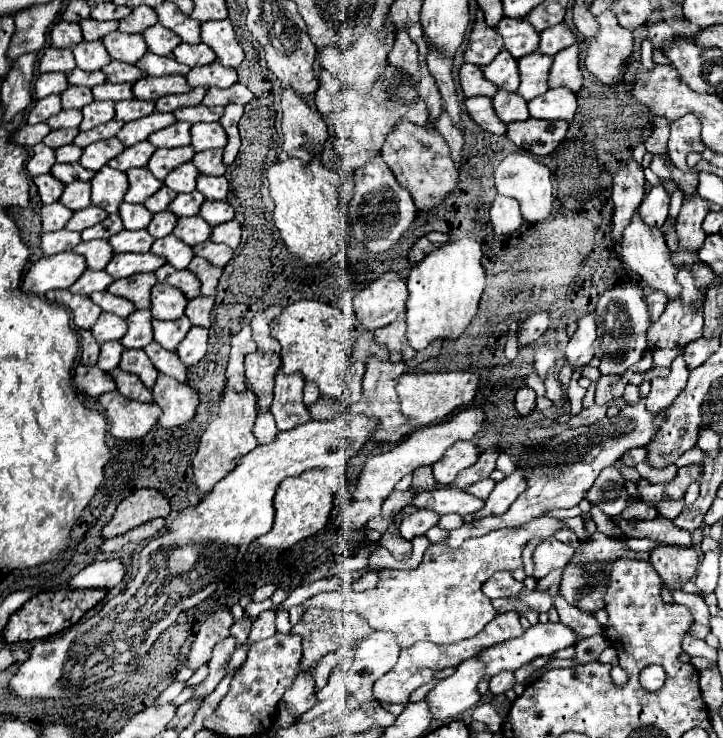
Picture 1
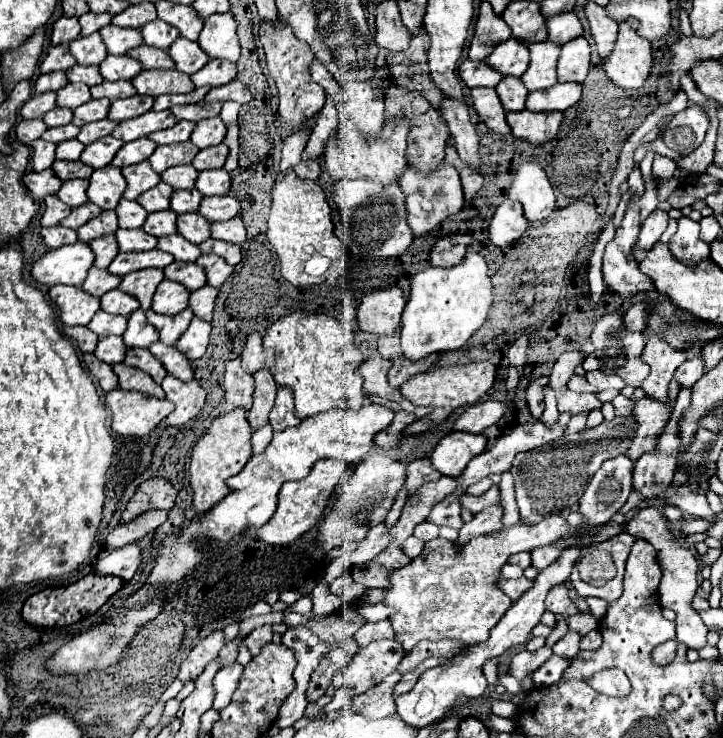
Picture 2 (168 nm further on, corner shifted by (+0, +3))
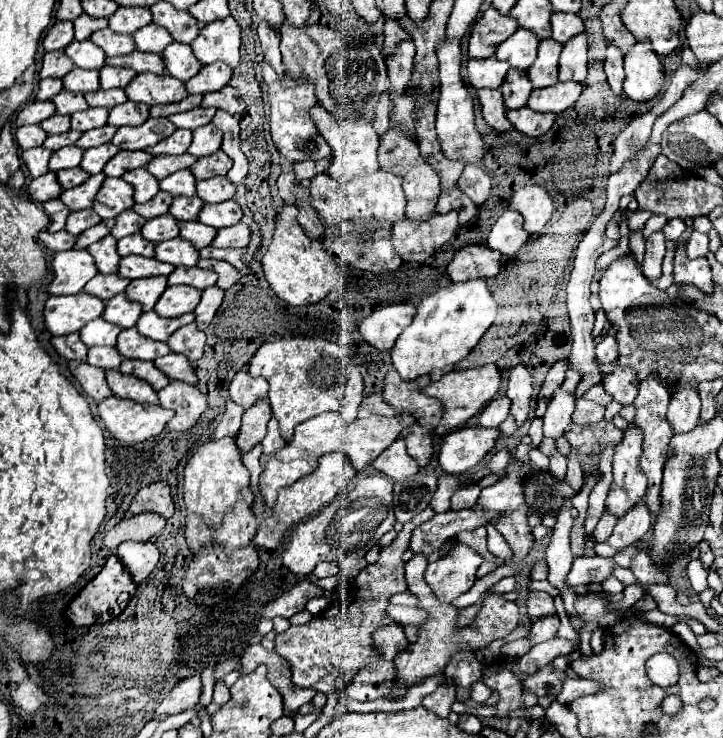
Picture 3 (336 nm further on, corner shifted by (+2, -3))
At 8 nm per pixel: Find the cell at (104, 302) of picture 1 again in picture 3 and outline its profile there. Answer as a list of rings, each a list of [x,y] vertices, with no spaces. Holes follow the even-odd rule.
[[[118,293],[106,301],[106,309],[102,317],[122,329],[130,329],[136,325],[140,315],[142,315],[140,303],[134,303],[124,293]]]

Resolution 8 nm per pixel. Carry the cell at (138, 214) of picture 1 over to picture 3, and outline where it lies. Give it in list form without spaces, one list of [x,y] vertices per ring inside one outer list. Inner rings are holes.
[[[128,209],[128,211],[124,211],[124,213],[120,213],[120,215],[116,217],[116,223],[114,223],[114,227],[112,227],[112,235],[114,235],[116,239],[122,239],[122,237],[126,237],[126,235],[138,233],[144,223],[146,223],[144,217],[136,215],[132,209]]]

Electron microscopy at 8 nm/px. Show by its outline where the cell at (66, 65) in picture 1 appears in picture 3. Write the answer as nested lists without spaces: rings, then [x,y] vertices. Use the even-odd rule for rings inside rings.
[[[52,51],[46,53],[42,59],[42,69],[40,69],[40,79],[44,77],[64,77],[68,71],[74,69],[74,63],[66,57],[64,51]]]

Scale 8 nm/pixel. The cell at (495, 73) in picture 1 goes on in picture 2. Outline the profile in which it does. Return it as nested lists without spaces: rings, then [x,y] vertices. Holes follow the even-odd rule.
[[[510,37],[508,41],[504,41],[502,45],[498,45],[492,55],[488,57],[488,65],[502,73],[504,77],[522,77],[522,73],[528,67],[528,47],[526,45],[518,45],[518,41],[514,41],[514,37]]]

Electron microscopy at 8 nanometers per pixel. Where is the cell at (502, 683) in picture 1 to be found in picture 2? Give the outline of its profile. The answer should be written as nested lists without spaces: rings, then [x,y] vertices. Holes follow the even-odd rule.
[[[542,647],[542,649],[538,649],[538,651],[534,651],[534,653],[530,653],[530,651],[520,651],[520,653],[516,653],[514,657],[512,657],[512,661],[510,661],[510,665],[508,665],[508,675],[512,675],[512,677],[516,677],[518,681],[522,681],[524,677],[528,677],[530,673],[534,673],[540,665],[544,665],[548,659],[552,657],[552,649],[550,647]]]

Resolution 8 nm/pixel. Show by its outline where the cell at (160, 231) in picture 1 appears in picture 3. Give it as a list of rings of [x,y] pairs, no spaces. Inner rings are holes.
[[[166,213],[162,217],[154,217],[154,219],[150,219],[150,221],[144,223],[142,235],[148,241],[152,241],[152,243],[160,243],[160,241],[166,241],[166,239],[174,239],[174,237],[178,237],[176,219],[170,213]]]

